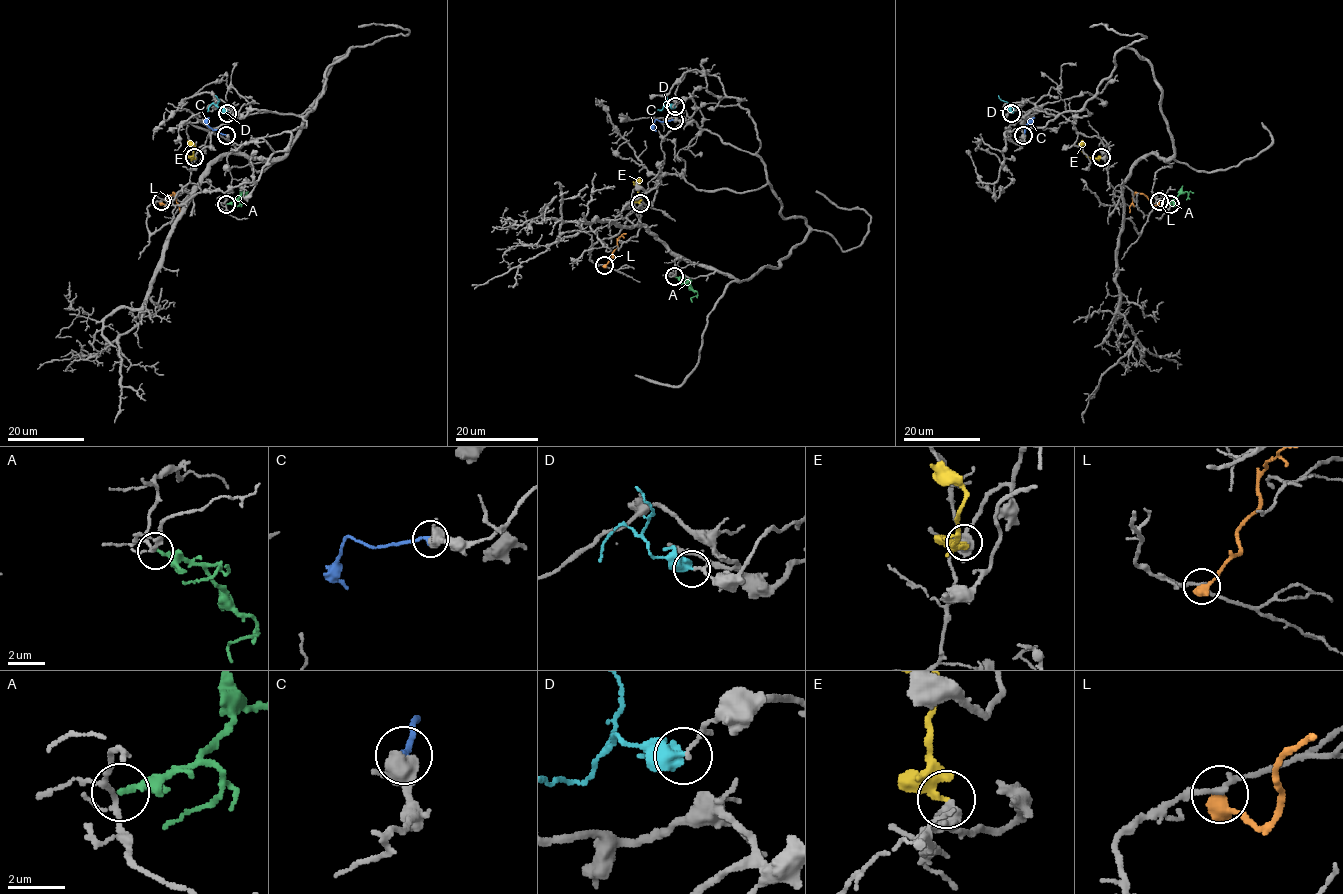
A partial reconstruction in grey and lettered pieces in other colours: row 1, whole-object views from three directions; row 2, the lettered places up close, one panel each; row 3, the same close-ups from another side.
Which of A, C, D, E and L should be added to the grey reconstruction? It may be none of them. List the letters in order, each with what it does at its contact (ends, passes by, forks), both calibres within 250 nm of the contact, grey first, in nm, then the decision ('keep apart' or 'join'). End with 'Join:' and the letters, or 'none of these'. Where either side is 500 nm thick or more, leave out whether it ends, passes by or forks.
A: it ends; calibres 140 and 200 nm; keep apart
C: calibres 500 and 180 nm; keep apart
D: calibres 110 and 550 nm; keep apart
E: it ends; calibres 380 and 320 nm; join
L: calibres 190 and 500 nm; keep apart
Join: E

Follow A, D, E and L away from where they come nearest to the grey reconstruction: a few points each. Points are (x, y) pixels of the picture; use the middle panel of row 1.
A: (675, 277), (680, 277), (697, 293), (691, 298), (692, 301)
D: (676, 106), (664, 105), (666, 95), (662, 92)
E: (641, 203), (641, 182), (632, 182)
L: (604, 265), (611, 259), (618, 240), (626, 233)

